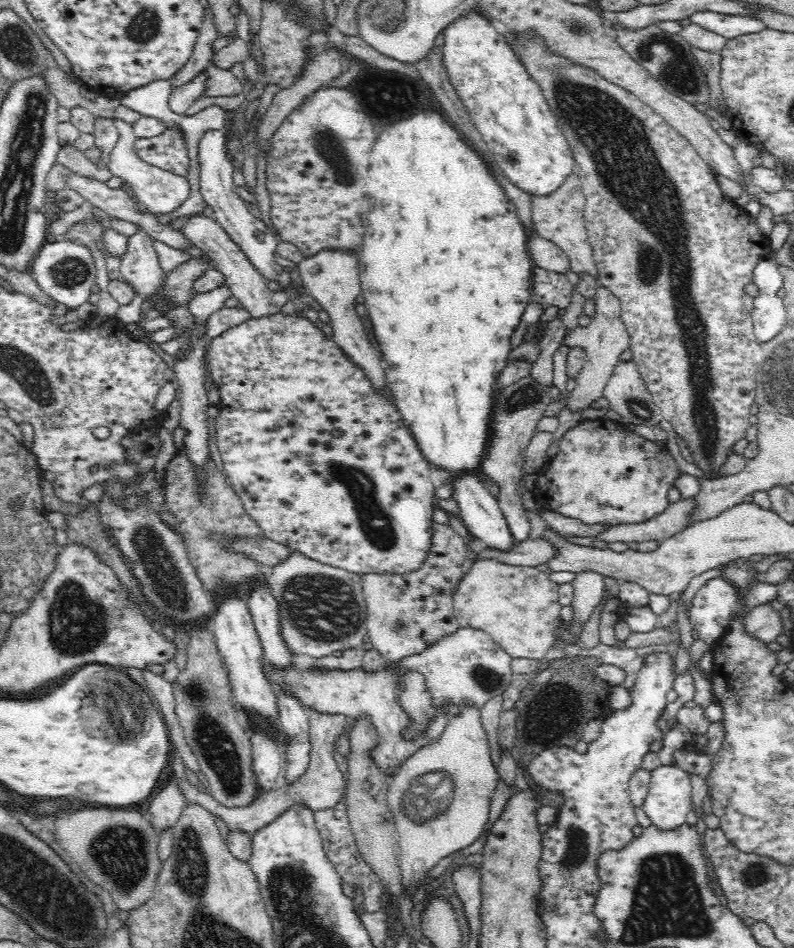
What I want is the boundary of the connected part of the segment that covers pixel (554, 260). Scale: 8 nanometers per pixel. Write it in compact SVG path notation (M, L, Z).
M544 237L529 238L525 253L531 264L538 268L562 274L570 270L569 260L564 251Z

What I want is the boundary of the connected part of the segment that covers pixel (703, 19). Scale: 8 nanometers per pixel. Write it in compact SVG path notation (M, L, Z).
M694 10L690 14L689 20L726 38L741 32L766 28L755 17L745 14L731 14L730 12L717 12L716 10Z

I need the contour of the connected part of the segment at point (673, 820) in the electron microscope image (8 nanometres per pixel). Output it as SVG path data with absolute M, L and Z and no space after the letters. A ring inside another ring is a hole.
M673 764L652 767L641 808L651 822L660 827L675 827L692 811L688 773Z

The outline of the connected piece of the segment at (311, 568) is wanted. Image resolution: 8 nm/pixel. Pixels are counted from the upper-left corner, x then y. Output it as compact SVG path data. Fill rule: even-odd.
M293 551L284 562L272 565L270 574L262 579L277 600L282 638L297 659L304 656L331 655L342 649L356 648L360 641L365 642L363 627L359 625L362 620L363 602L360 574L348 572Z

